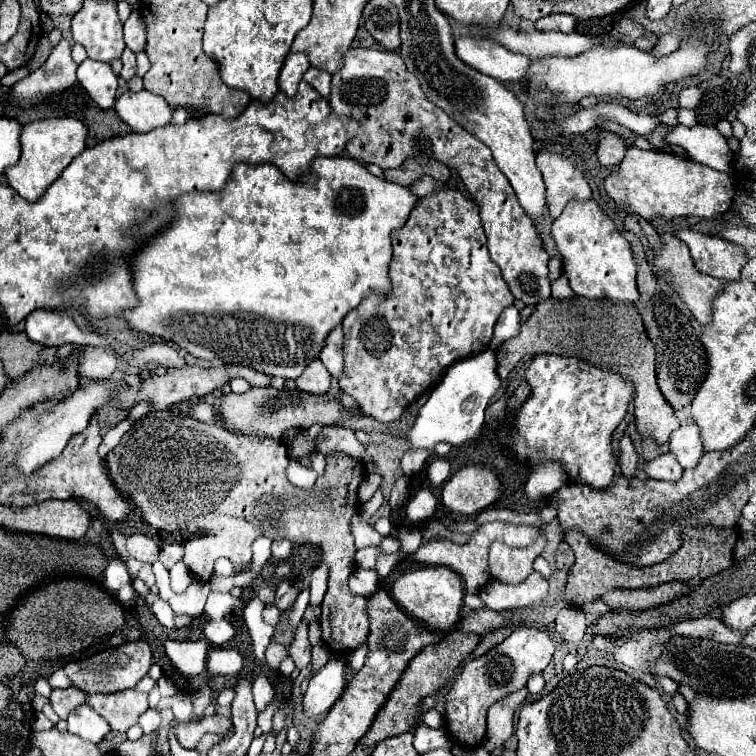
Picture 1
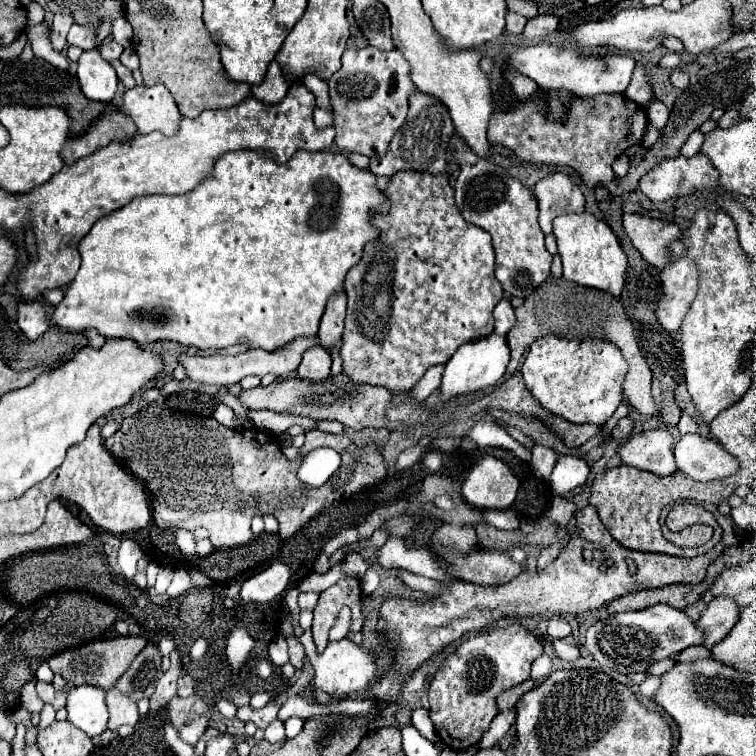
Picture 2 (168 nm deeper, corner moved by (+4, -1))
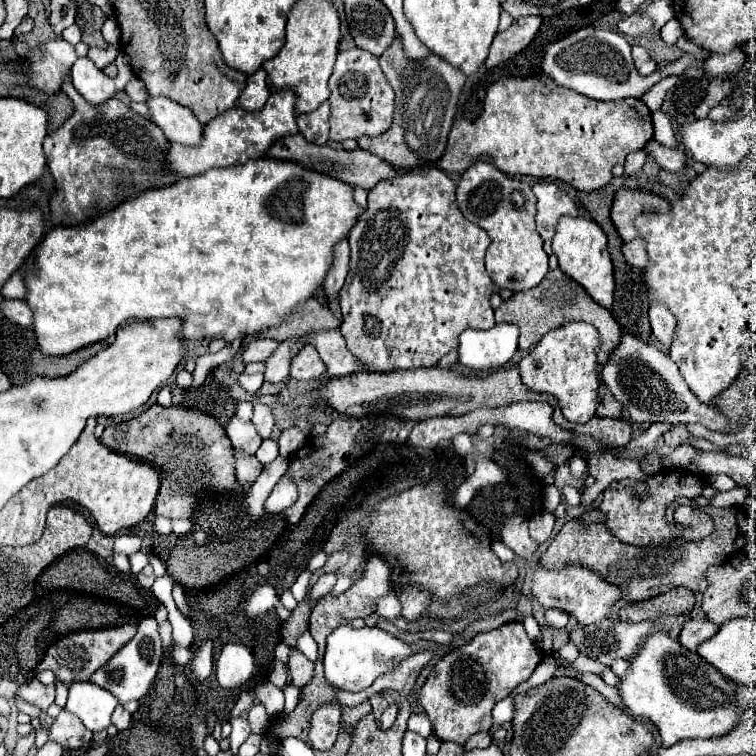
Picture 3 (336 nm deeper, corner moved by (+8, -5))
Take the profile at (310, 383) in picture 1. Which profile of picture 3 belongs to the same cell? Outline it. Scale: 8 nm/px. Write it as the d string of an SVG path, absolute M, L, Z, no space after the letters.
M305 346L291 362L291 378L295 380L317 380L327 374L325 364L321 362L317 350Z

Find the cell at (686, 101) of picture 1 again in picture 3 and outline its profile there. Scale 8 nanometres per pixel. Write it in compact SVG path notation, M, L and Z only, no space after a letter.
M675 75L661 78L661 80L651 88L651 90L645 93L645 96L643 96L641 100L651 112L655 112L661 108L665 95L669 89L674 87L677 80L678 77Z

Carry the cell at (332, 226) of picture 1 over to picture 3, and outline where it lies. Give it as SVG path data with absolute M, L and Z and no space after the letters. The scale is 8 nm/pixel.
M265 158L257 162L247 164L235 164L225 168L209 168L207 172L193 176L189 180L163 186L163 188L151 188L147 192L141 192L139 196L133 196L125 202L121 202L117 208L101 214L89 224L79 226L57 226L51 232L45 234L43 242L37 246L35 256L35 272L29 272L27 282L27 304L33 310L33 330L37 336L37 342L41 346L41 352L47 356L65 356L65 352L75 352L81 346L101 342L109 336L115 336L115 330L125 320L157 320L157 318L179 318L181 340L215 340L223 338L225 342L233 342L239 336L253 336L257 332L265 332L269 328L275 328L283 322L287 322L299 306L303 306L317 288L323 284L327 272L333 266L333 246L337 246L341 240L349 236L349 230L355 226L355 222L361 216L361 208L357 208L357 202L353 200L353 186L349 186L343 180L331 178L327 174L303 168L297 162L277 160L277 158Z

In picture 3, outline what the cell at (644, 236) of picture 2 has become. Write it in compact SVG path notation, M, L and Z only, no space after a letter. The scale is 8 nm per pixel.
M621 188L615 194L615 202L611 206L611 220L625 242L631 242L639 236L635 228L635 216L639 212L667 212L667 200L649 194L649 192L635 192Z

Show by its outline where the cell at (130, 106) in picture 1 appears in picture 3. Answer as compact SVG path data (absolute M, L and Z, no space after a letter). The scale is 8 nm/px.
M149 96L147 98L149 108L149 122L159 126L165 132L165 138L169 142L177 144L199 144L201 142L201 122L189 112L189 108L183 108L181 104L165 98L165 96Z

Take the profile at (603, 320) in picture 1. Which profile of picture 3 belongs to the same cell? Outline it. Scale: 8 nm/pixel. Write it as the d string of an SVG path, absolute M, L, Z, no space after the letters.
M559 268L547 272L547 276L541 280L541 284L537 288L531 288L529 292L517 292L517 294L513 294L511 300L503 302L501 308L495 310L495 322L499 322L499 324L507 322L507 324L519 326L519 330L521 330L519 350L531 350L537 344L537 340L541 340L541 336L545 332L559 328L567 322L593 324L599 330L599 336L605 340L605 354L607 356L611 356L611 352L621 342L621 328L613 320L611 312L607 308L603 308L601 304L597 304L593 298L589 298L585 288L581 288L575 280L565 276Z

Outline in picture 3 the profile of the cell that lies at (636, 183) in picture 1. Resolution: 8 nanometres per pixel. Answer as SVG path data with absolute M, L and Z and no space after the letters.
M651 140L647 146L645 146L647 154L651 154L657 164L667 170L667 172L679 172L681 168L687 166L687 156L681 148L667 148L655 140Z

